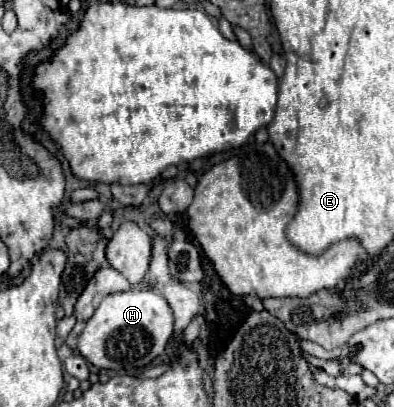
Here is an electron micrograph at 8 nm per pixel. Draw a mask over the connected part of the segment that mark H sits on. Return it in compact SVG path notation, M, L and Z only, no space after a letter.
M128 290L106 296L78 338L78 352L96 368L142 370L158 358L174 334L174 314L164 296L152 290Z

